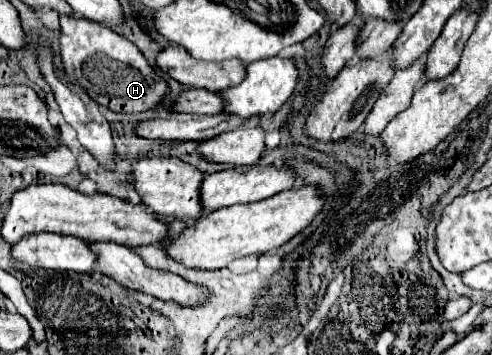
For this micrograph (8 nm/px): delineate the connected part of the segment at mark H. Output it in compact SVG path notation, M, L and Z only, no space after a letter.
M60 16L60 54L66 66L66 76L72 84L78 84L98 104L108 106L120 114L142 114L154 110L158 100L168 94L168 84L154 66L150 66L136 44L116 34L114 30L88 22L84 18Z

